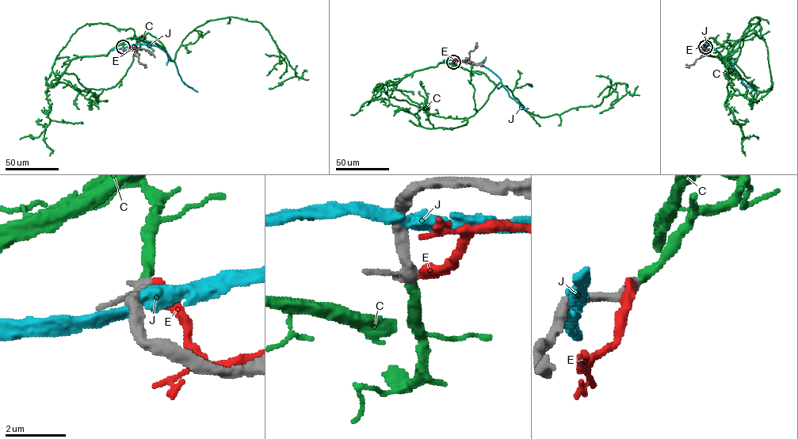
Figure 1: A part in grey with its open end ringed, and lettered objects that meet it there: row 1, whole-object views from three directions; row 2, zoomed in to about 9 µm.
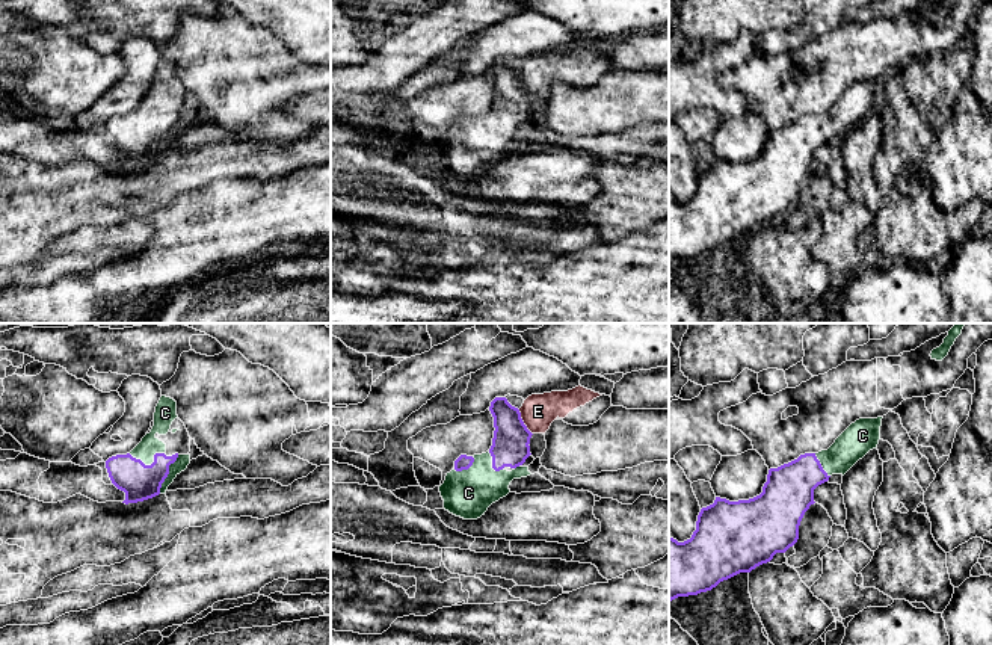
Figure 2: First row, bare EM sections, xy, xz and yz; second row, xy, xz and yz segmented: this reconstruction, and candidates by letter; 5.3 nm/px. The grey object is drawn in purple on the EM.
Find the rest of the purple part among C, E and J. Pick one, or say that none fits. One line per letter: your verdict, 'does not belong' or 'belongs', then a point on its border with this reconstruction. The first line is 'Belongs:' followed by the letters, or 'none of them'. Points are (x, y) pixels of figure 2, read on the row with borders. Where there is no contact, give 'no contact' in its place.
Belongs: C
C: belongs; meets purple in xy at (148, 466)
E: does not belong; meets purple in xz at (523, 422)
J: does not belong; no contact

